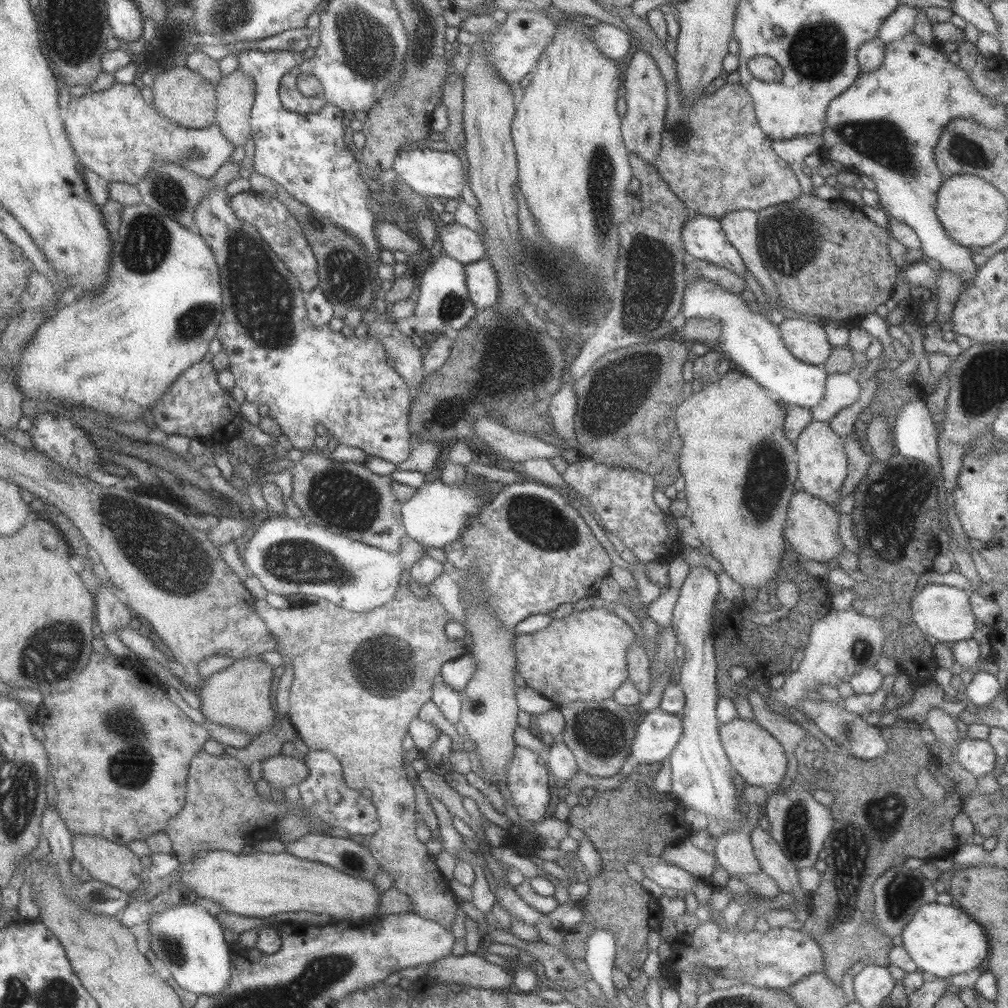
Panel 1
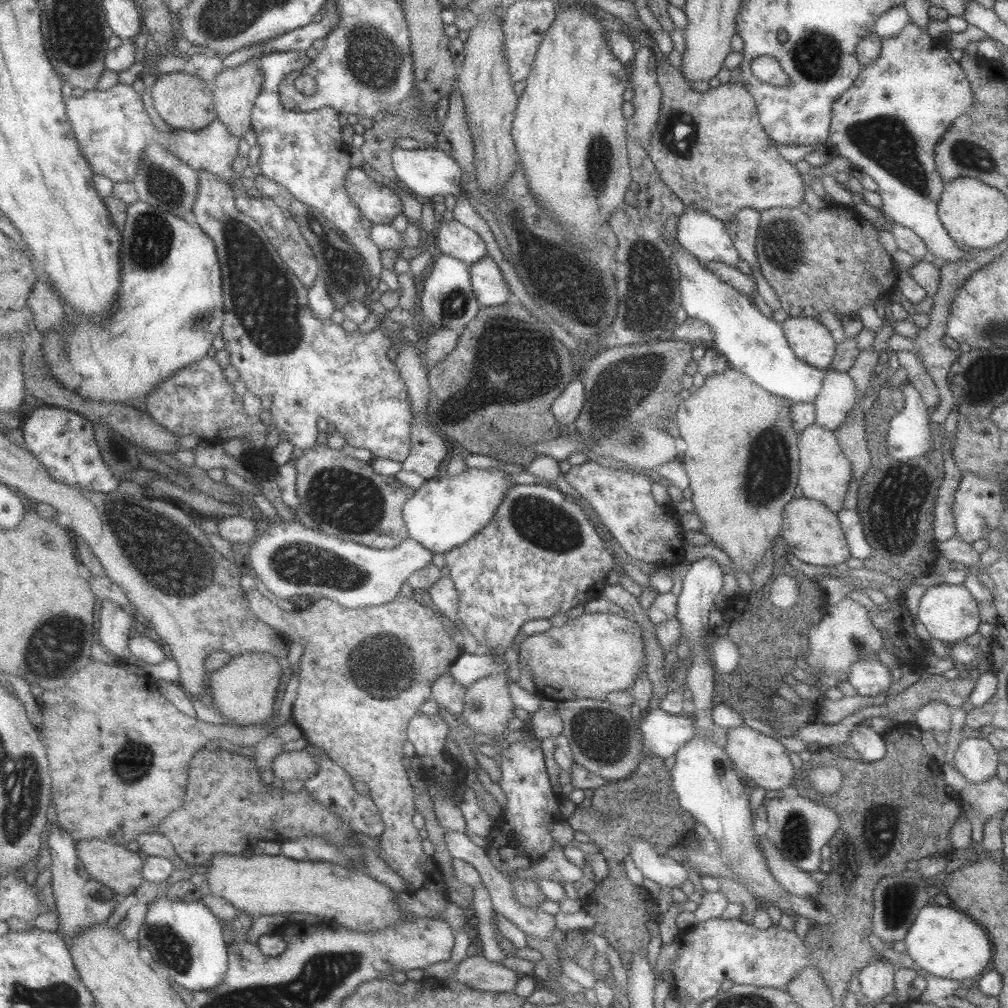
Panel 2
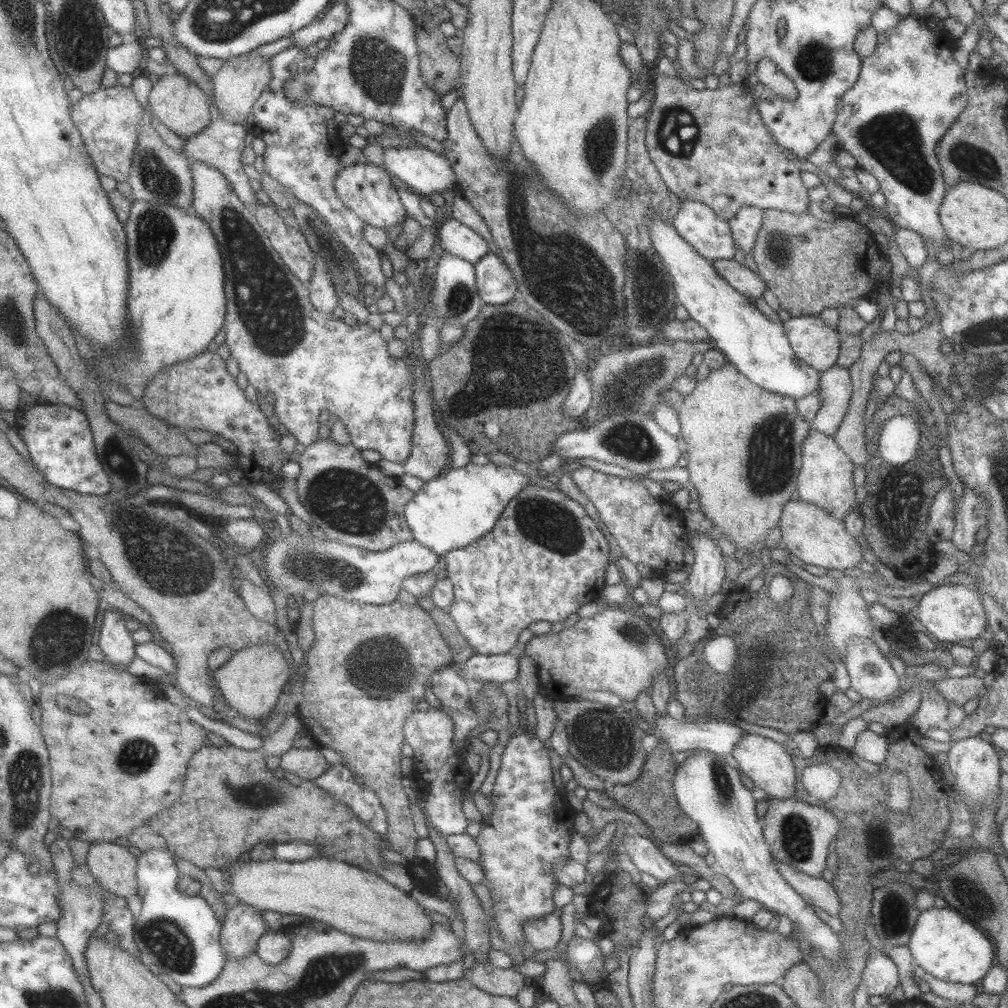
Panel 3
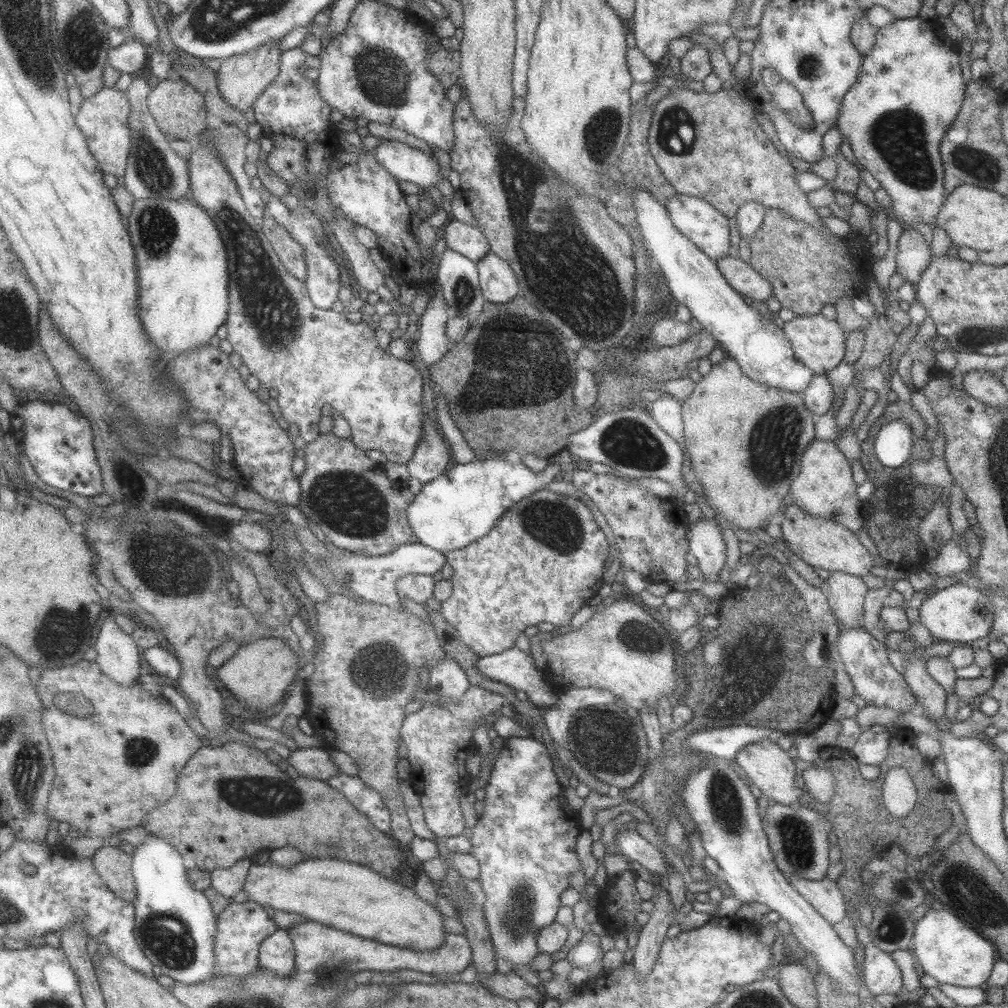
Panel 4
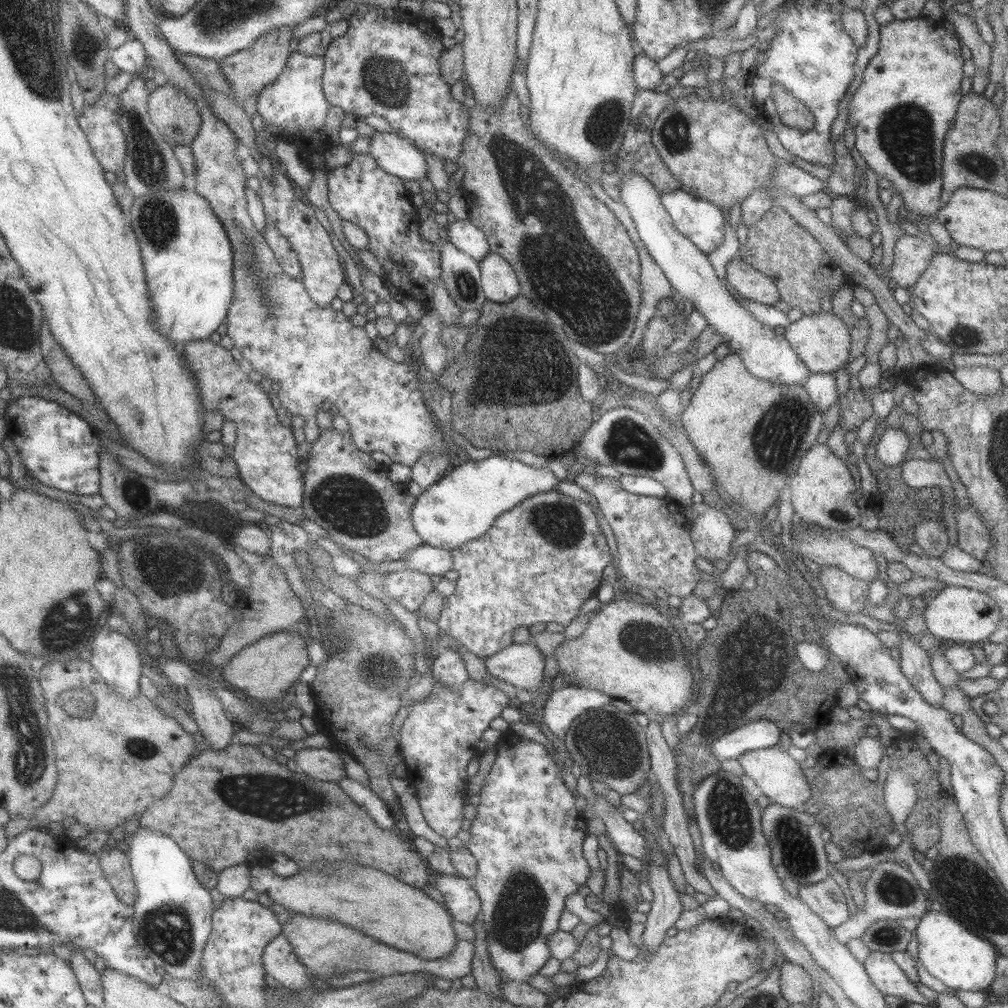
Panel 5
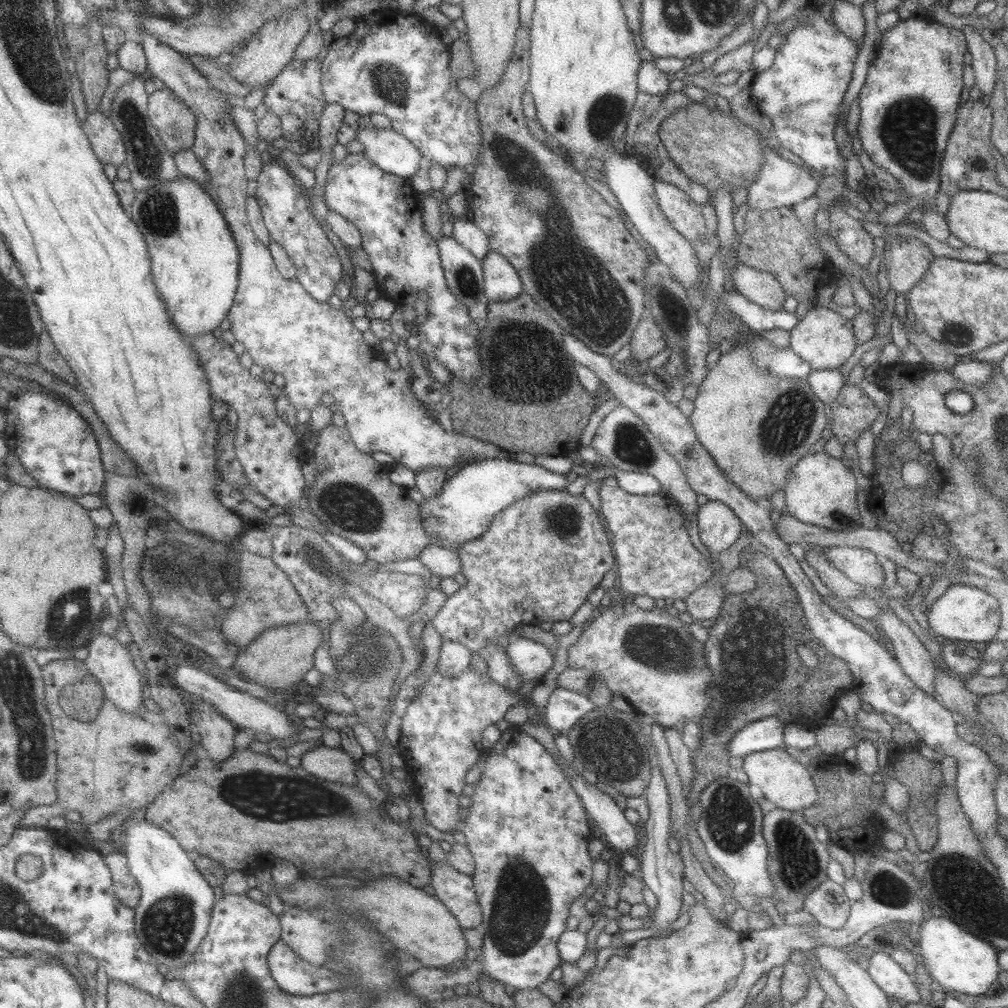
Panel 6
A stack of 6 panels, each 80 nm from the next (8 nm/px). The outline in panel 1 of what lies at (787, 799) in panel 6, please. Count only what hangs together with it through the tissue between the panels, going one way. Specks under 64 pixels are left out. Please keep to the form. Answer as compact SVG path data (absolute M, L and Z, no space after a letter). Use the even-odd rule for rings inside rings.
M735 716L730 722L718 725L720 743L726 752L732 769L751 786L770 788L779 785L785 774L785 754L780 742L773 738L753 719L744 720Z

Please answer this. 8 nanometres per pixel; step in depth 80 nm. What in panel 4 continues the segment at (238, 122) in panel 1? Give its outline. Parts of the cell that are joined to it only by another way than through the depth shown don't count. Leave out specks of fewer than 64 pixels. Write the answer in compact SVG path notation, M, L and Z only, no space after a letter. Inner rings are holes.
M279 38L264 42L251 51L244 54L237 54L233 57L223 60L216 74L217 91L223 97L227 105L238 110L239 113L245 113L245 110L251 108L255 100L279 73L279 58L282 51L279 49Z

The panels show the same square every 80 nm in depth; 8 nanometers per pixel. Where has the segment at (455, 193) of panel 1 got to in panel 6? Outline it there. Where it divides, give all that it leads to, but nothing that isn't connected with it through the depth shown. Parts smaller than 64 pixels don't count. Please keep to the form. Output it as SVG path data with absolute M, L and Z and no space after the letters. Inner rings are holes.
M369 123L356 129L355 141L363 146L363 154L383 172L409 179L419 170L421 153L392 128L377 129Z

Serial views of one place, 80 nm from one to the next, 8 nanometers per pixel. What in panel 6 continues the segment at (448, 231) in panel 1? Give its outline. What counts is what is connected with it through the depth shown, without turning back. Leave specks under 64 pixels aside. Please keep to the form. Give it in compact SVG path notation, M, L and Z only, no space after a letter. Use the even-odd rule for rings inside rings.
M468 217L452 219L452 237L477 260L481 261L490 251L485 233Z

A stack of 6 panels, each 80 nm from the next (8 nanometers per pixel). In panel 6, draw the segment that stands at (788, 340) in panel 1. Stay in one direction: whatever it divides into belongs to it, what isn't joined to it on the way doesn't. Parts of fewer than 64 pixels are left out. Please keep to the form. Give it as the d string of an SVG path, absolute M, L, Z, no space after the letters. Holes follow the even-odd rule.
M821 306L811 307L788 332L788 348L801 360L807 362L812 371L840 367L857 346L853 337L851 320Z

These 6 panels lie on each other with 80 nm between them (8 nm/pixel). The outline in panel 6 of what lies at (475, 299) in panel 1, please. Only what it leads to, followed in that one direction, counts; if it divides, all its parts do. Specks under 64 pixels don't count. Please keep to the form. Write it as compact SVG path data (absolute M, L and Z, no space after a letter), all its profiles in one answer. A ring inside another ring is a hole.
M490 250L482 258L481 263L483 294L488 301L508 301L523 291L516 270L501 254Z

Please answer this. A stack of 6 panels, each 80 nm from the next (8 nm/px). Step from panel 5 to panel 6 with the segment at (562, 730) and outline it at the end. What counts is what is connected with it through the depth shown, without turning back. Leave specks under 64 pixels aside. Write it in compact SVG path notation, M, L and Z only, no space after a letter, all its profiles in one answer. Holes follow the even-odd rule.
M557 687L545 705L545 725L554 735L567 732L576 720L593 708L586 696Z

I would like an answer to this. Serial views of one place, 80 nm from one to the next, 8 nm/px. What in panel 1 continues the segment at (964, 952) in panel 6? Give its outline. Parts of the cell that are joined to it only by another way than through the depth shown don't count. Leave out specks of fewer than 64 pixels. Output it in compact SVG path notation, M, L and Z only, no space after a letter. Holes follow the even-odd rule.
M933 901L922 904L912 912L900 937L902 947L927 978L945 978L973 968L982 969L988 958L988 941L982 926L954 903L945 905Z

